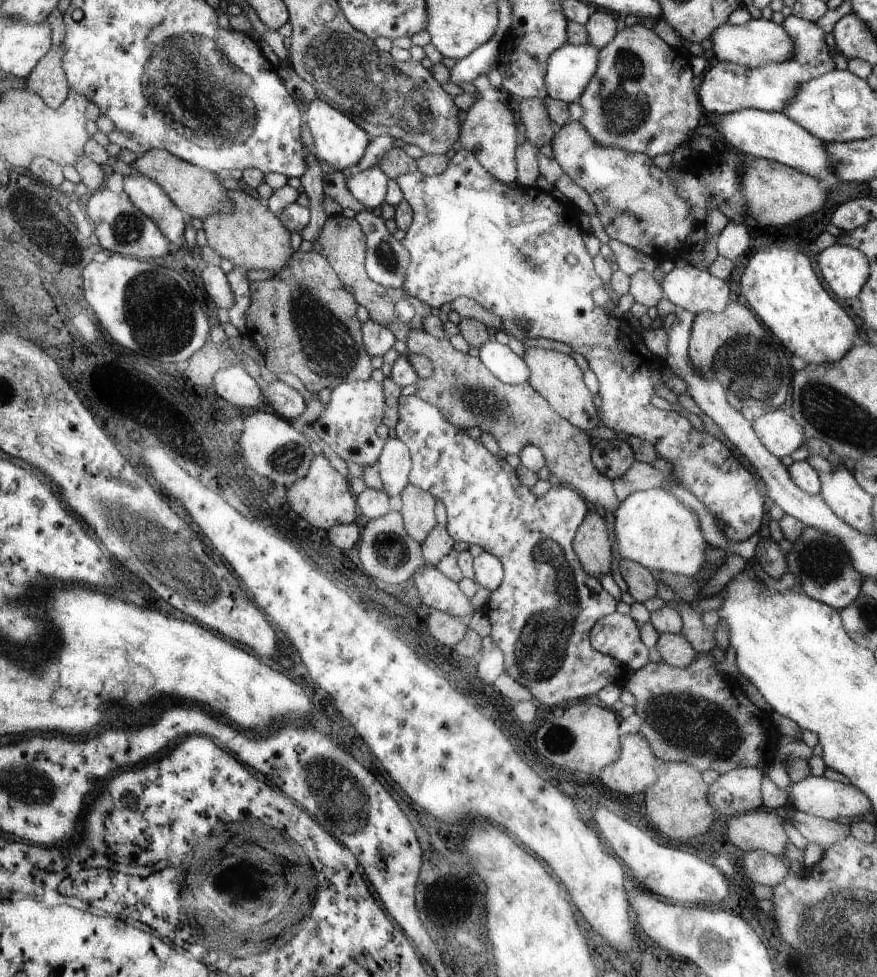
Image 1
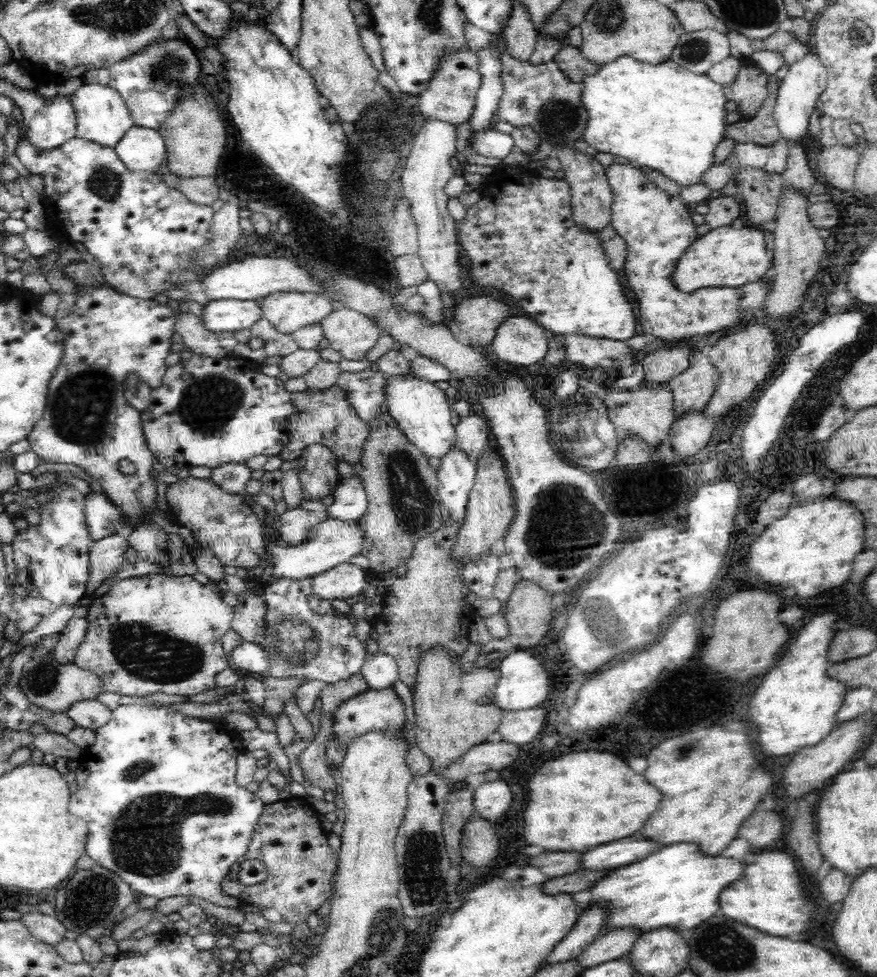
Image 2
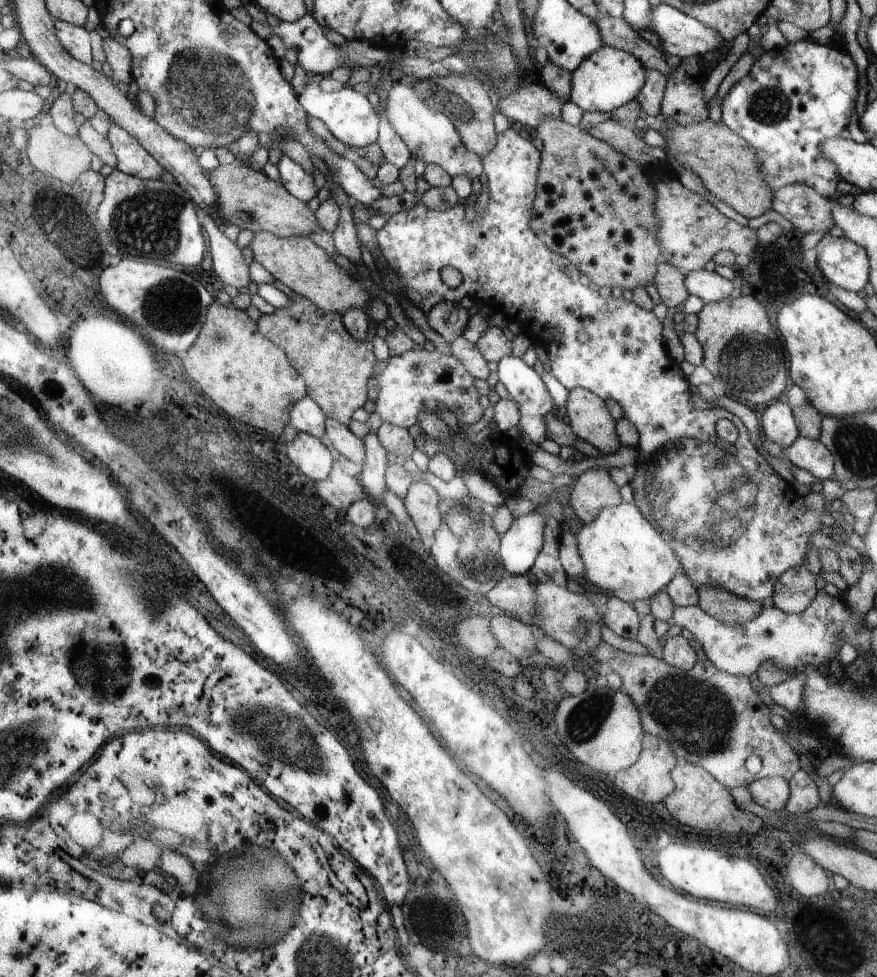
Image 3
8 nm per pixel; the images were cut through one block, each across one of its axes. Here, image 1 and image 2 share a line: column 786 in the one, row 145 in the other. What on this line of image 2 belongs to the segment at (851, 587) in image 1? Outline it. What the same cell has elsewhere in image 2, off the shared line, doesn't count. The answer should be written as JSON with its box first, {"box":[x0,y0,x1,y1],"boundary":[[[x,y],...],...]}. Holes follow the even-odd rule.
{"box":[462,12,588,147],"boundary":[[[462,12],[462,20],[465,23],[465,37],[469,47],[474,50],[492,47],[498,51],[502,59],[503,96],[501,97],[498,111],[495,112],[496,121],[504,121],[512,126],[527,126],[533,128],[540,141],[547,141],[552,147],[573,145],[583,136],[583,128],[588,120],[587,110],[584,110],[582,99],[583,86],[578,82],[569,80],[558,67],[556,61],[548,61],[537,65],[528,61],[512,58],[505,48],[504,34],[491,34],[481,28],[472,25],[466,20]]]}

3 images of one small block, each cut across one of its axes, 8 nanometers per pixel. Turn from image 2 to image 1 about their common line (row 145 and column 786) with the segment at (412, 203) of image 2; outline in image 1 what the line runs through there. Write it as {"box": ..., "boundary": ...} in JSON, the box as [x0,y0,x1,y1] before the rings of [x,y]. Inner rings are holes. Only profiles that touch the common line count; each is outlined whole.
{"box":[753,410,806,460],"boundary":[[[782,410],[768,412],[753,421],[753,430],[760,441],[780,460],[798,450],[806,441],[801,424]]]}

